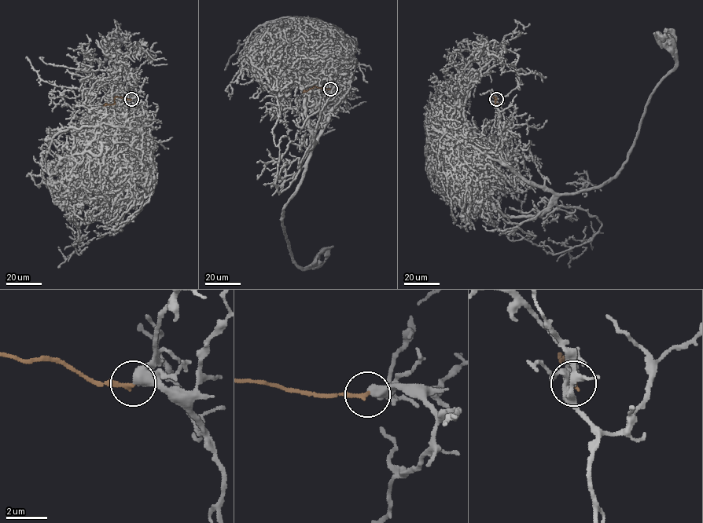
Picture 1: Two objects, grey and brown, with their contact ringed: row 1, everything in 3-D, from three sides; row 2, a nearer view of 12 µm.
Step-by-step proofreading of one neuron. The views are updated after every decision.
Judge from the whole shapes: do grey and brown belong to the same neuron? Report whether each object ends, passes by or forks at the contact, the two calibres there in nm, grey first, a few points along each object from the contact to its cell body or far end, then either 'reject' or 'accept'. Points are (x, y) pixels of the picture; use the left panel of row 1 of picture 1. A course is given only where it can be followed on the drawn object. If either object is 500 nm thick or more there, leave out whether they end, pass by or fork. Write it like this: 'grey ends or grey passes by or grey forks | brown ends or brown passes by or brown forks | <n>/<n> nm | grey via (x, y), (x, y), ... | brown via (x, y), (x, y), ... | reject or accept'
550/220 nm | grey via (131, 99), (139, 113), (132, 142), (138, 170), (108, 194), (84, 173), (89, 85), (134, 32) | brown via (131, 99), (115, 96), (113, 104), (103, 105) | reject

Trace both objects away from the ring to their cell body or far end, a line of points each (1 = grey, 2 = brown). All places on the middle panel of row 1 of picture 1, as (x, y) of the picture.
1: (330, 89), (338, 89), (331, 93), (336, 106), (283, 208), (281, 224), (299, 266), (308, 268), (333, 246)
2: (330, 89), (314, 86), (302, 93)

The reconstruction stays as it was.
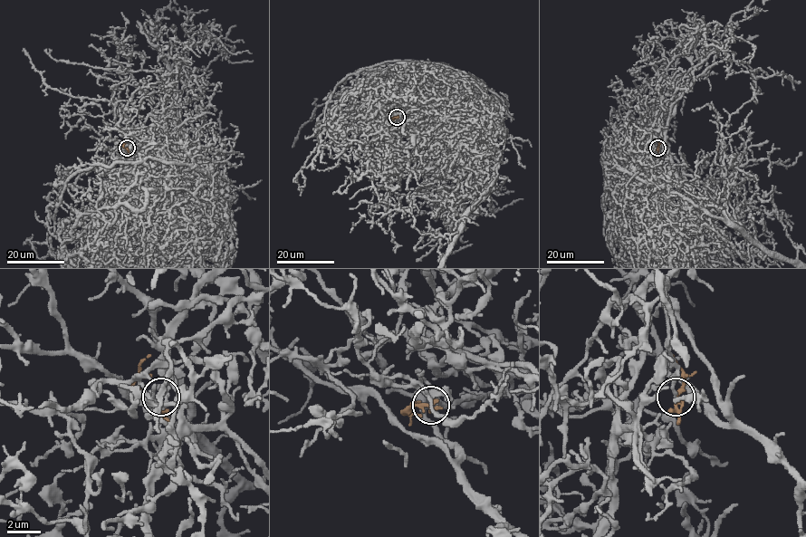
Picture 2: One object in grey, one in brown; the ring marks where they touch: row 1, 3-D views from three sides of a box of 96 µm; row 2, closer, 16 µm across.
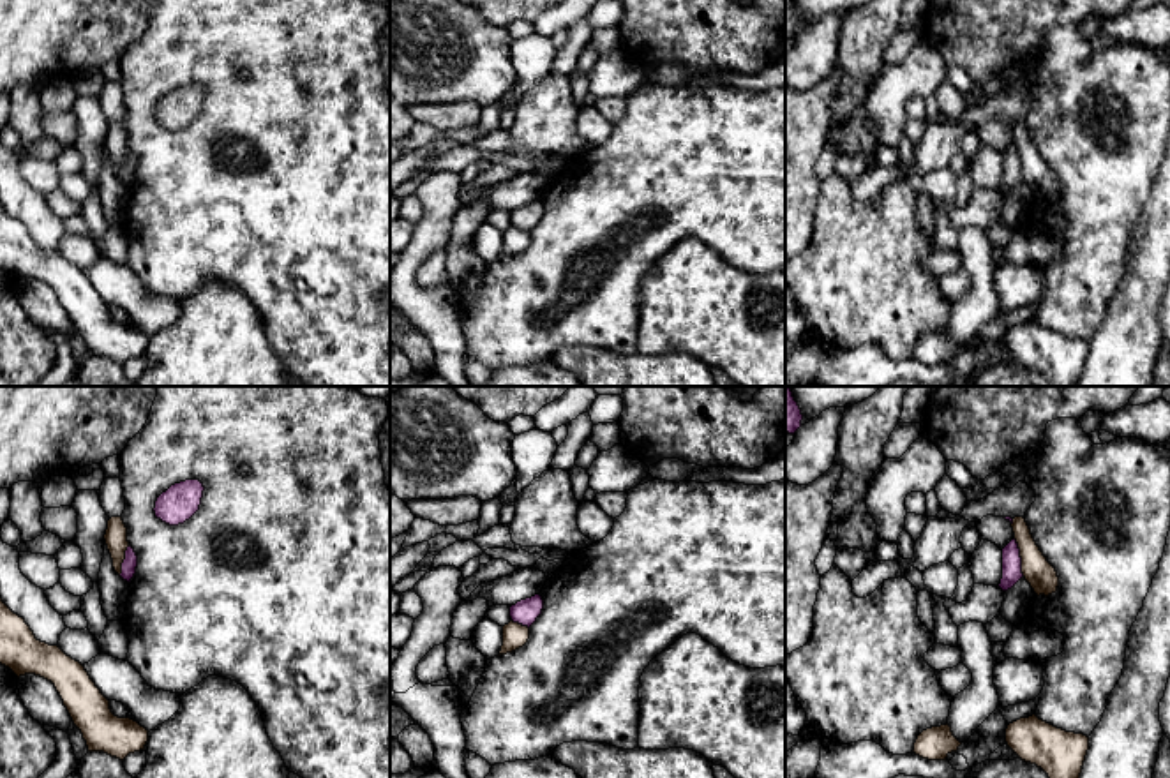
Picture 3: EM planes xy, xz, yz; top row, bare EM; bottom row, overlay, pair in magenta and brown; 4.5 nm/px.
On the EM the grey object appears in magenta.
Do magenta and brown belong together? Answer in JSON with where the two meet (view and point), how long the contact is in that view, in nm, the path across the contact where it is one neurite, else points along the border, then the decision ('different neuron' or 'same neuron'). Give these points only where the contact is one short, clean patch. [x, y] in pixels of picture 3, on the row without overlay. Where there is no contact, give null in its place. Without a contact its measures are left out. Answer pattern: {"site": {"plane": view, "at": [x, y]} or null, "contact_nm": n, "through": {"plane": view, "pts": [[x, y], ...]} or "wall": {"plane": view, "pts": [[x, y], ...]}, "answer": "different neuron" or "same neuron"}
{"site": {"plane": "yz", "at": [1020, 163]}, "contact_nm": 180, "wall": {"plane": "yz", "pts": [[1013, 143], [1024, 180]]}, "answer": "different neuron"}

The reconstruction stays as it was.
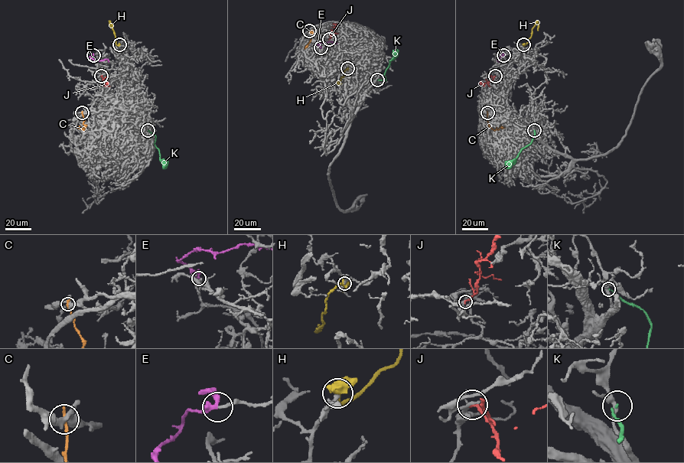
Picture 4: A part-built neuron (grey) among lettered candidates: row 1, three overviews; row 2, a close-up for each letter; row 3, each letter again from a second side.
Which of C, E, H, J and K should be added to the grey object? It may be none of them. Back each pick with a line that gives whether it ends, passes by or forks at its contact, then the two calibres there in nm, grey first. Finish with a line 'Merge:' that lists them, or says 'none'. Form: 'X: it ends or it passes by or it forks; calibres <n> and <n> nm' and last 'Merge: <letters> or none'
E: it passes by; calibres 190 and 400 nm
Merge: E

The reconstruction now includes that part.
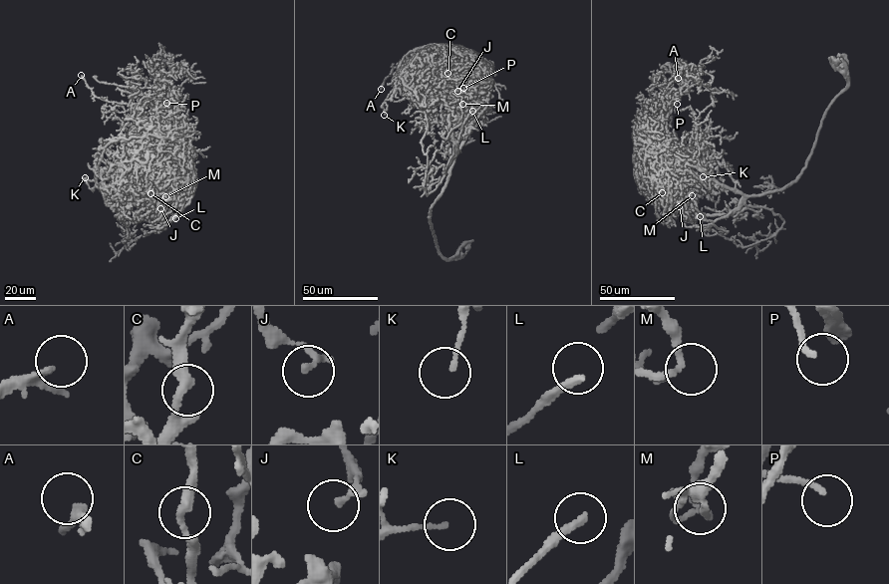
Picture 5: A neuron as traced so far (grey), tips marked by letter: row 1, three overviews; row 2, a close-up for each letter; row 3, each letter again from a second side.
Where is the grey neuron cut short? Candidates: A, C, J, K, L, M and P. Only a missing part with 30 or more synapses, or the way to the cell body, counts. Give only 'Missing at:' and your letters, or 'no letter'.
Missing at: A, L, P

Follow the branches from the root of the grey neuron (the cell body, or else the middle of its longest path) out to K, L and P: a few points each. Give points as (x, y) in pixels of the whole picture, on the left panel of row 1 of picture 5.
K: (164, 190), (179, 174), (164, 154), (127, 174), (119, 191), (85, 177)
L: (164, 190), (159, 195), (161, 216), (165, 223), (175, 218)
P: (164, 190), (183, 168), (183, 161), (172, 147), (172, 134), (165, 116), (166, 103)

